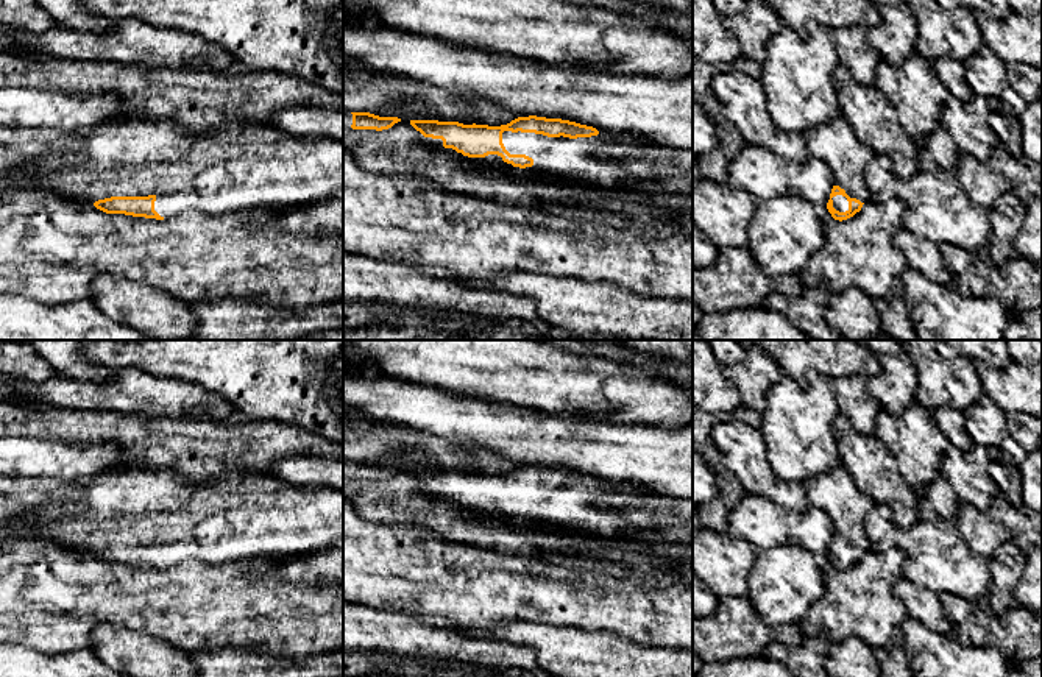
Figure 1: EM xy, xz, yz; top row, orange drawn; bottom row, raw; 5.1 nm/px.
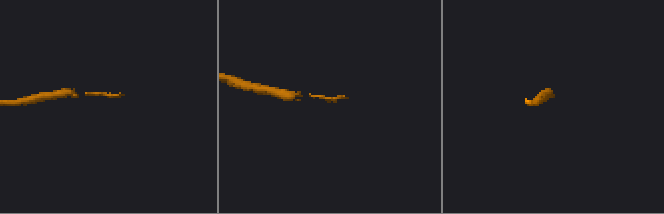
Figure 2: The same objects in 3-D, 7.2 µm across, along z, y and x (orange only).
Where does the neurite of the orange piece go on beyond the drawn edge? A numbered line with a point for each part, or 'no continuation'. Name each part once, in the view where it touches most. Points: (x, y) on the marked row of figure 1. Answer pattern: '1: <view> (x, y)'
1: xz (577, 158)

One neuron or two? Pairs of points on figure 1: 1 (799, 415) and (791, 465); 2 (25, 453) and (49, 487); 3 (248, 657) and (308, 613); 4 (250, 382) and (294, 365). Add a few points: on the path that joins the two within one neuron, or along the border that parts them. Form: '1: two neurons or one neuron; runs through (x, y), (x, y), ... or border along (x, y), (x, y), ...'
1: one neuron; runs through (799, 428), (796, 453)
2: two neurons; border along (16, 476), (80, 479)
3: two neurons; border along (253, 645), (234, 645), (217, 651)
4: one neuron; runs through (261, 376), (272, 365), (283, 365)

